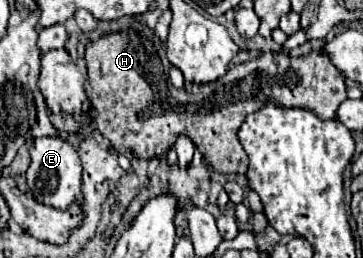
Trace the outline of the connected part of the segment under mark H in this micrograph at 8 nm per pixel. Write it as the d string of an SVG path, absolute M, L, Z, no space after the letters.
M133 29L113 31L89 41L85 59L89 71L87 95L97 113L93 125L109 139L111 147L125 145L137 157L151 159L153 155L165 155L177 135L187 133L217 173L247 171L247 153L233 135L239 133L243 119L267 101L281 107L303 107L321 119L335 119L339 103L347 99L347 85L341 71L321 49L305 57L265 53L259 59L231 67L213 83L183 89L175 89L169 81L163 81L163 65L153 41Z

